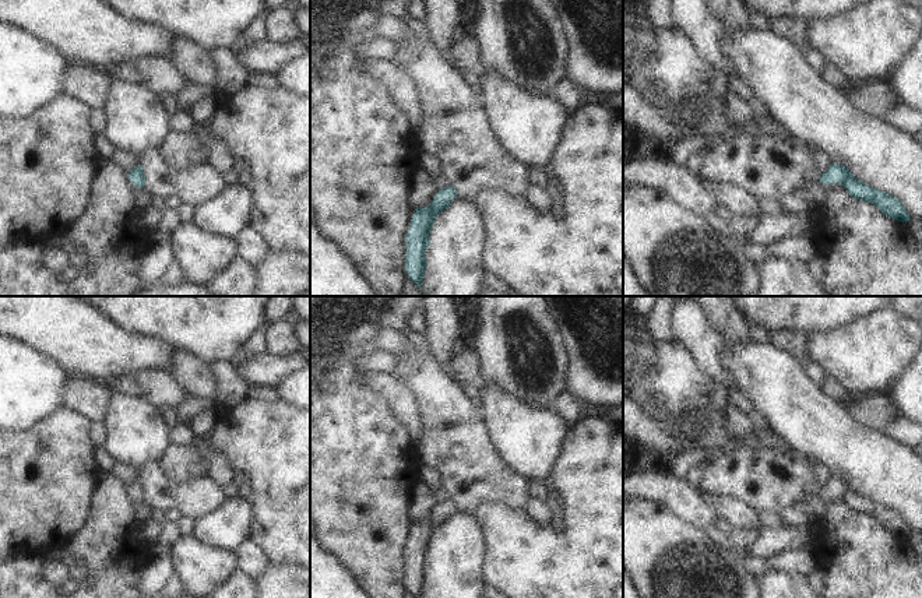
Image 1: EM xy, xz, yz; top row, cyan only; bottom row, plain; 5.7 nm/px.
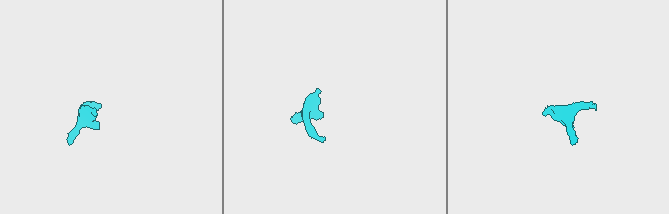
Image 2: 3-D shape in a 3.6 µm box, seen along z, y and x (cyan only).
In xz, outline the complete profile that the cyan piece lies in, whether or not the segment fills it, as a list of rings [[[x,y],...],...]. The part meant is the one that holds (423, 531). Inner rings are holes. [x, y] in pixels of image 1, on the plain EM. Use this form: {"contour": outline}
{"contour": [[[434,482],[434,497],[437,502],[436,509],[427,520],[416,521],[411,532],[411,539],[405,550],[407,567],[405,581],[408,591],[416,598],[423,597],[426,583],[426,563],[430,556],[430,542],[434,538],[436,530],[450,520],[451,511],[457,510],[457,502],[451,499],[444,488]]]}

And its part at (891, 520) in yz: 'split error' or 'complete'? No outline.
split error

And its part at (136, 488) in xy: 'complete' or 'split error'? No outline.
split error

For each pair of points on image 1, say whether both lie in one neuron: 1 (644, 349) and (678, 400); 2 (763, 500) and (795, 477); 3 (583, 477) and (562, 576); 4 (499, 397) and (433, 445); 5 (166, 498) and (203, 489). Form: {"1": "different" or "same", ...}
{"1": "same", "2": "same", "3": "same", "4": "different", "5": "same"}

